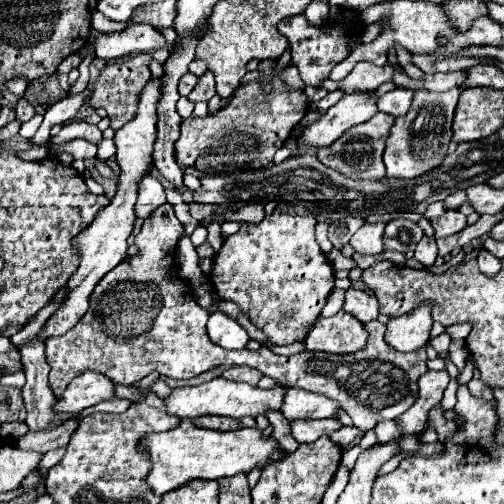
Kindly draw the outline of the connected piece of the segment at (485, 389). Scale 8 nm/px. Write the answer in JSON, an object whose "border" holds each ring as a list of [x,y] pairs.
{"border":[[[471,378],[471,380],[467,382],[467,388],[469,388],[469,392],[471,392],[473,396],[479,396],[479,398],[493,398],[491,388],[489,388],[483,380],[479,380],[479,378]]]}

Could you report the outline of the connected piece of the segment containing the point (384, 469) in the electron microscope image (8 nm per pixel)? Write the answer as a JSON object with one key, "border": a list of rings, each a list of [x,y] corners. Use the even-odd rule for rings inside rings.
{"border":[[[401,452],[401,454],[397,454],[395,458],[391,458],[389,462],[385,462],[381,468],[379,468],[379,474],[377,476],[381,476],[381,474],[389,474],[389,472],[393,472],[397,466],[399,466],[399,462],[403,460],[403,458],[407,458],[407,456],[413,456],[415,452]]]}

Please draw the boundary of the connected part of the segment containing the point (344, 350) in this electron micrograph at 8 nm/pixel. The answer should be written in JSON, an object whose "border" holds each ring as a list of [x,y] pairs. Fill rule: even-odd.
{"border":[[[339,310],[335,316],[319,318],[305,338],[307,350],[329,354],[351,354],[363,350],[365,344],[367,330],[355,316],[343,310]]]}

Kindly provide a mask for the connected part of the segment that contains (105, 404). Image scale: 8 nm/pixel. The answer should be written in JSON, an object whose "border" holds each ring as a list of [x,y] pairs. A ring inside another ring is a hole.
{"border":[[[115,398],[112,400],[106,400],[91,406],[85,410],[85,412],[81,412],[79,416],[87,416],[97,412],[107,413],[107,414],[122,414],[127,411],[129,406],[131,406],[132,402],[127,399],[119,399]]]}

